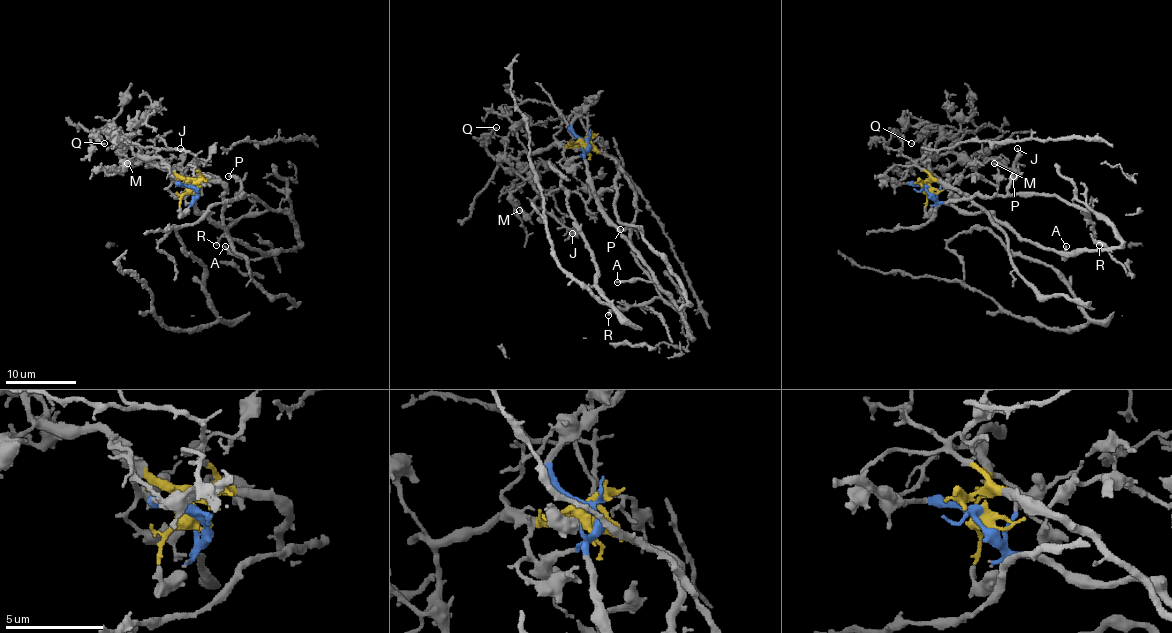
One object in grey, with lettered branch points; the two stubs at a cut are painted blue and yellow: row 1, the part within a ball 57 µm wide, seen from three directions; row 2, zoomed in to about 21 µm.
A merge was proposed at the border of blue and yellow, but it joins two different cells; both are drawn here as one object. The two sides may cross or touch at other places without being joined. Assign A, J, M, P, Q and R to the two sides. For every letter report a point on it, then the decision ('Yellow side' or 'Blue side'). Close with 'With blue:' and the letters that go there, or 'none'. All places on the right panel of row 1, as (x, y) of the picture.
A: Place: (1066, 246). Blue side
J: Place: (1017, 148). Yellow side
M: Place: (994, 163). Yellow side
P: Place: (1013, 176). Blue side
Q: Place: (911, 143). Yellow side
R: Place: (1099, 245). Blue side
With blue: A, P, R

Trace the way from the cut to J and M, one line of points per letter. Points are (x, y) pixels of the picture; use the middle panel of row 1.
J: (584, 143), (553, 145), (540, 148), (531, 157), (535, 205), (553, 214), (572, 233)
M: (584, 143), (553, 145), (540, 148), (531, 157), (535, 208), (530, 214), (519, 210)

